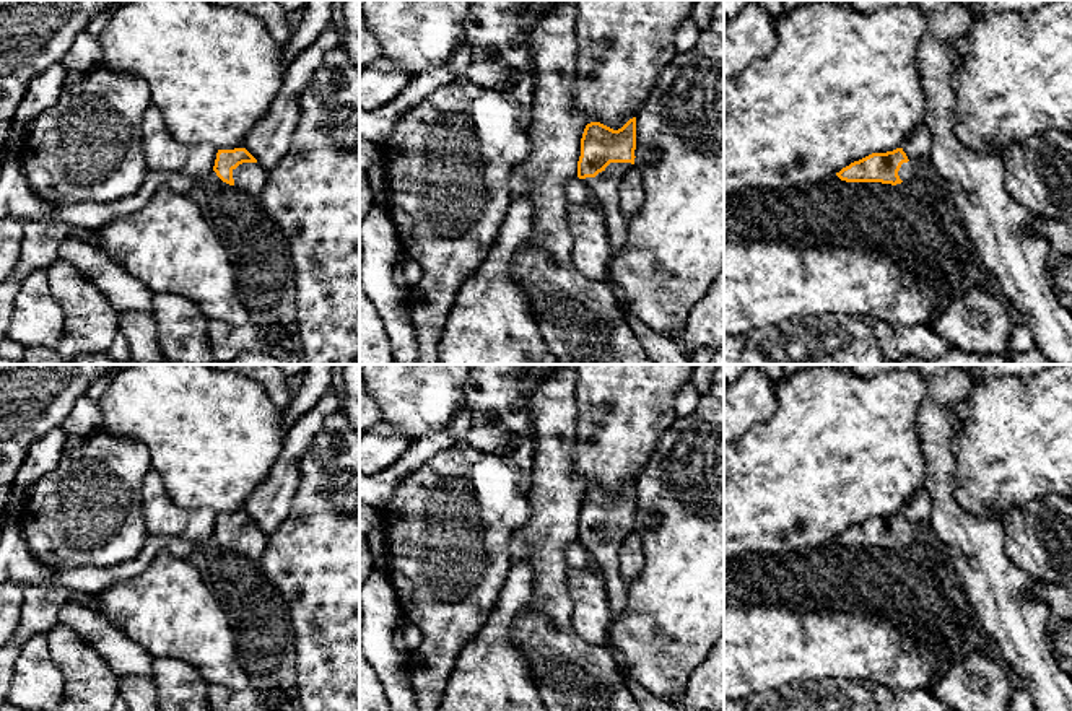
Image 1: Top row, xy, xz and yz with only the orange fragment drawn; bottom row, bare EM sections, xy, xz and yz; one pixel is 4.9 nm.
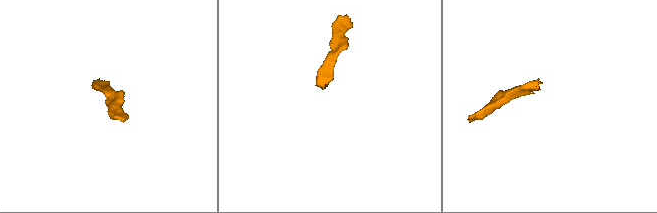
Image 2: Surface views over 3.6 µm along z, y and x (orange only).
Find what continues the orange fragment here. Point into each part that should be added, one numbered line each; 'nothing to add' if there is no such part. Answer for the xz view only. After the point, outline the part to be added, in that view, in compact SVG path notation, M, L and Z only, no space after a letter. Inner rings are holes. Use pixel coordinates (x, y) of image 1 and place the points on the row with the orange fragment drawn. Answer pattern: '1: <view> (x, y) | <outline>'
1: xz (604, 187) | M610 163L595 177L582 179L592 192L594 205L604 215L612 257L626 241L626 218L620 213L618 185L631 168L631 163Z

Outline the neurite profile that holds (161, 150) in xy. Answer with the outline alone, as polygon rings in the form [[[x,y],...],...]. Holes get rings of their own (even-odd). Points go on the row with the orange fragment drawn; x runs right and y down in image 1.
[[[150,106],[142,120],[142,146],[150,171],[174,171],[190,179],[205,179],[215,166],[218,150],[208,143],[181,143],[168,130],[163,112]]]

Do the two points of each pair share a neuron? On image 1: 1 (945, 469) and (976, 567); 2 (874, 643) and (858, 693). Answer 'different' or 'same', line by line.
1: same
2: different

